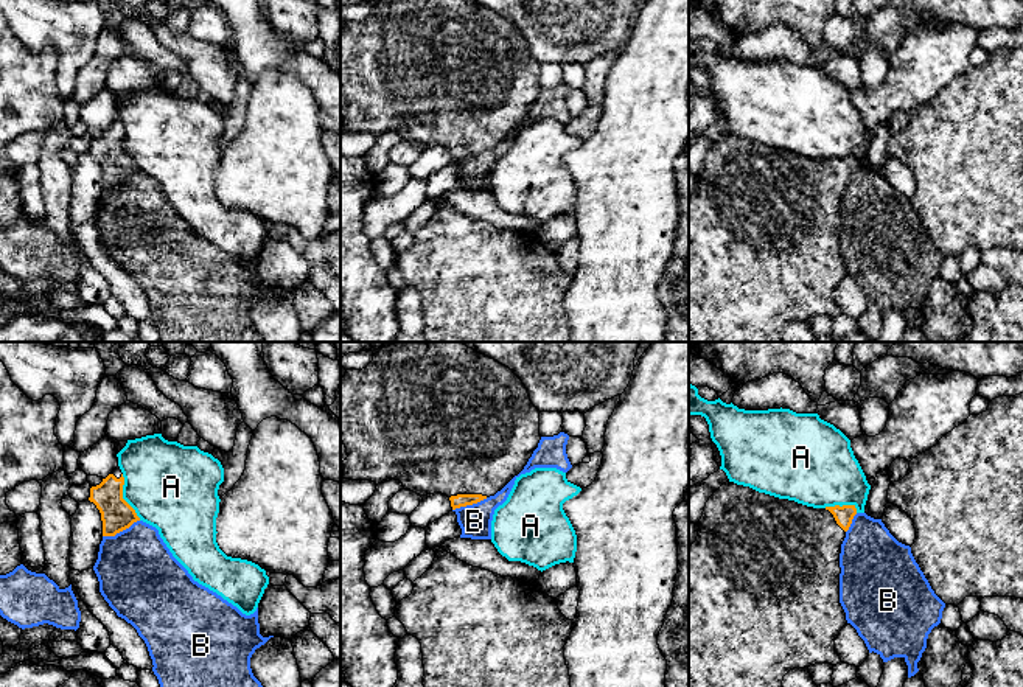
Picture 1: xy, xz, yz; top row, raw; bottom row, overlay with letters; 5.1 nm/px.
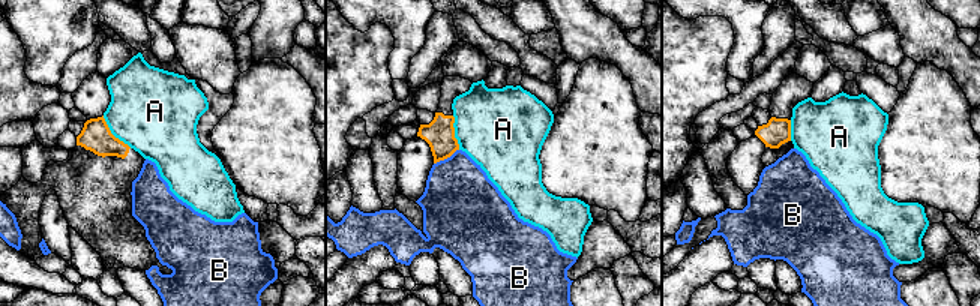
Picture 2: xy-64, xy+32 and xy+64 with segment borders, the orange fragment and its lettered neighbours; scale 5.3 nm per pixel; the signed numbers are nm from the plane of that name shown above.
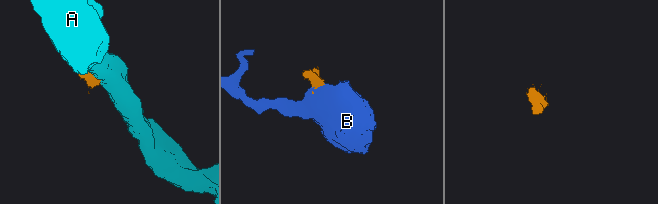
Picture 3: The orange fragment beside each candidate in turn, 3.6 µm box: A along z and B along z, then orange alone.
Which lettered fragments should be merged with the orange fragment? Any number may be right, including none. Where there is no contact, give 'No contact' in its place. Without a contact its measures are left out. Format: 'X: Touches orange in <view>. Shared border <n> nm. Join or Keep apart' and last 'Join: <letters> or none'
A: Touches orange in xy. Shared border 260 nm. Keep apart
B: Touches orange in xy. Shared border 220 nm. Keep apart
Join: none

